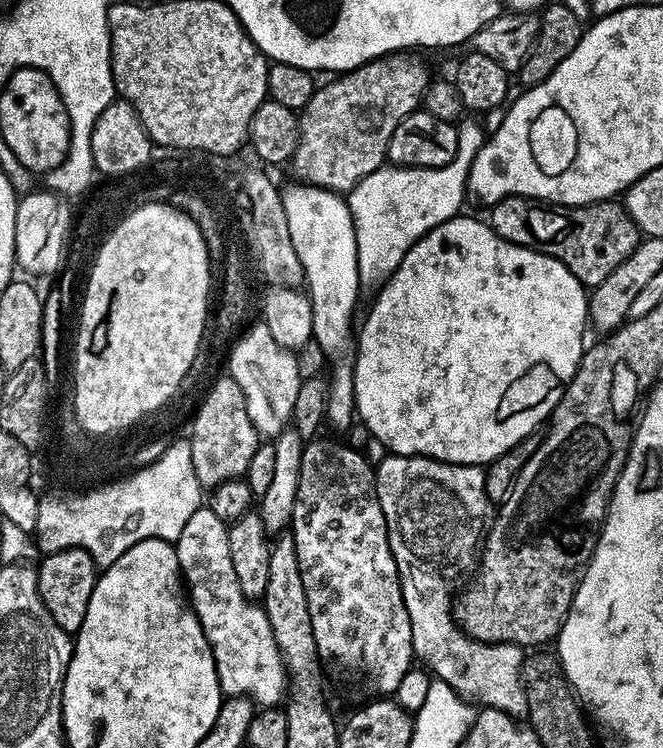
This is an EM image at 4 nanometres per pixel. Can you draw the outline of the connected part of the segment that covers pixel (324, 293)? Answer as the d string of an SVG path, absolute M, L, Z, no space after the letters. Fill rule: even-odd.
M292 182L288 189L283 189L282 206L290 226L294 254L298 254L298 262L302 262L303 283L308 284L306 295L312 307L312 339L322 346L330 372L332 368L326 420L329 425L332 423L336 428L347 430L357 419L354 370L358 340L354 335L354 324L352 328L352 315L356 312L356 299L362 293L352 215L347 199L341 193L303 182Z

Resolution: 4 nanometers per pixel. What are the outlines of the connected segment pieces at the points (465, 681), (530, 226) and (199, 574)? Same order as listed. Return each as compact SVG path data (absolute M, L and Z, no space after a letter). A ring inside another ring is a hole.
M428 456L385 457L374 468L376 493L398 566L406 614L410 614L415 659L465 700L497 708L514 718L527 717L522 679L525 649L519 644L483 644L466 635L454 615L456 583L473 571L494 508L486 494L484 468L475 464L444 464Z
M507 196L491 205L487 223L506 242L521 244L552 256L578 278L585 289L598 287L630 254L642 239L642 233L636 223L615 199L601 200L595 204L573 206L529 200L527 196Z
M202 506L190 517L190 522L186 522L182 534L174 541L174 547L178 554L182 579L186 585L186 595L212 647L221 693L228 698L246 696L260 706L279 705L286 696L284 659L280 657L280 651L274 642L270 618L266 618L264 609L259 603L250 602L248 597L244 596L238 577L234 574L234 562L230 562L230 542L226 525L208 507Z

